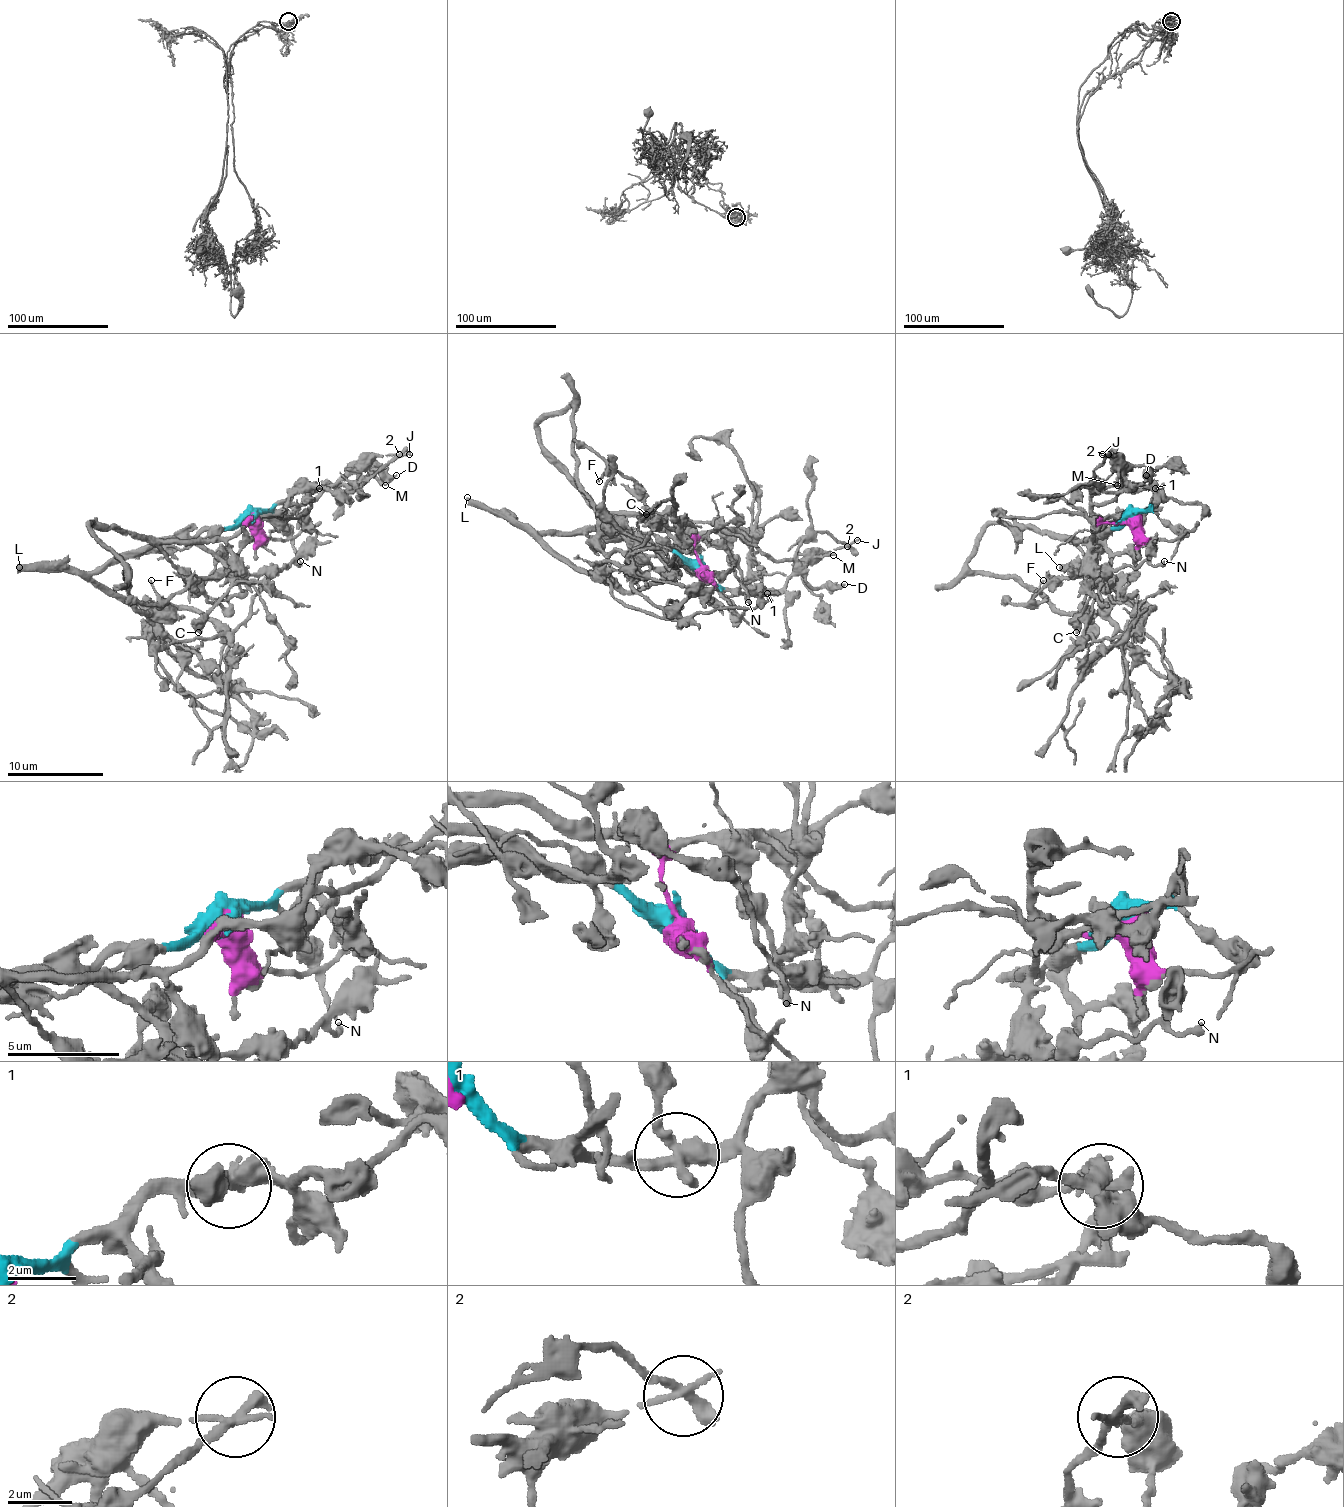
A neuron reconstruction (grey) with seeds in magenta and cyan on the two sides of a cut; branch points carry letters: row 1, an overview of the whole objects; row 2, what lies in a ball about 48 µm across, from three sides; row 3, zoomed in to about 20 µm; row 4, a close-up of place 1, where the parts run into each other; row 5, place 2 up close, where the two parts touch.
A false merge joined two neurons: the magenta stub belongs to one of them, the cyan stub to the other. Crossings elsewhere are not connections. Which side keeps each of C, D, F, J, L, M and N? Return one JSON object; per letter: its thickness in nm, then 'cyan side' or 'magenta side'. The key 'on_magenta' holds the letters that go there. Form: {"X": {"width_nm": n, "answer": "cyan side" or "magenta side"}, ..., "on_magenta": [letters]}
{"C": {"width_nm": 600, "answer": "cyan side"}, "D": {"width_nm": 360, "answer": "cyan side"}, "F": {"width_nm": 140, "answer": "cyan side"}, "J": {"width_nm": 170, "answer": "magenta side"}, "L": {"width_nm": 550, "answer": "cyan side"}, "M": {"width_nm": 240, "answer": "magenta side"}, "N": {"width_nm": 280, "answer": "magenta side"}, "on_magenta": ["J", "M", "N"]}

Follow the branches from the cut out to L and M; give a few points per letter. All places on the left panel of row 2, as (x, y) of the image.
L: (251, 517), (239, 519), (225, 529), (201, 529), (184, 541), (119, 553), (90, 572), (18, 567)
M: (251, 517), (246, 522), (258, 517), (275, 517), (287, 507), (307, 505), (352, 474), (372, 471), (386, 486)

